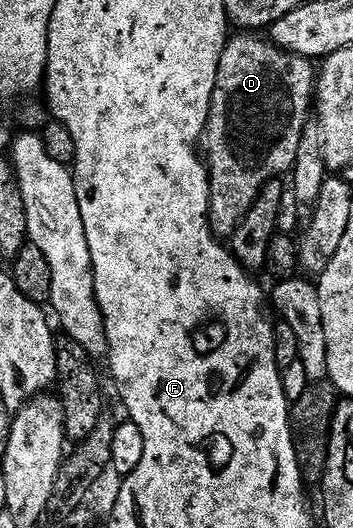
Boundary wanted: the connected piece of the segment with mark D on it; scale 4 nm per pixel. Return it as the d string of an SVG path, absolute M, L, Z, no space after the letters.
M259 35L239 36L243 37L232 36L223 48L205 130L205 164L211 179L211 232L219 239L234 235L265 183L282 178L295 168L297 147L301 147L310 118L307 116L313 113L313 98L317 93L317 69L311 66L312 58L278 49L271 40L262 41Z

